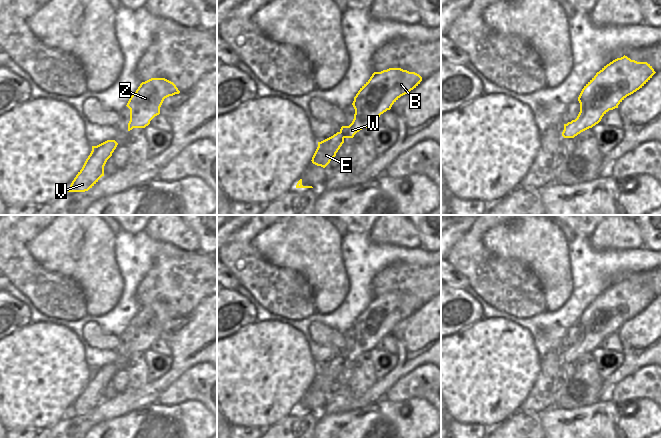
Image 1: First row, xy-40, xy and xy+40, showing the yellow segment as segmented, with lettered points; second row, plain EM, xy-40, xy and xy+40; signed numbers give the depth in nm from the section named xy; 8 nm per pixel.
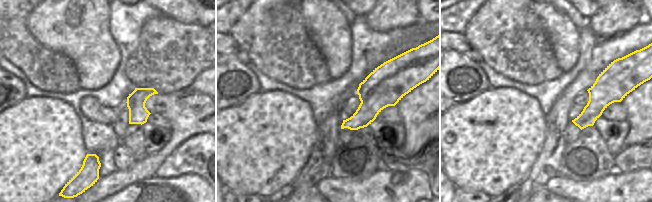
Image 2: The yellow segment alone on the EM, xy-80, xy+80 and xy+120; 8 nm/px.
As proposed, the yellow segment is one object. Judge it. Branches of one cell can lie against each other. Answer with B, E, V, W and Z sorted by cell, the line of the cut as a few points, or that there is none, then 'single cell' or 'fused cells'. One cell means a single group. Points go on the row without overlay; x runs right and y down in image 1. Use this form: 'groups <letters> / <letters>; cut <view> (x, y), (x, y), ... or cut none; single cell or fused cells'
groups B E V W Z; cut none; single cell

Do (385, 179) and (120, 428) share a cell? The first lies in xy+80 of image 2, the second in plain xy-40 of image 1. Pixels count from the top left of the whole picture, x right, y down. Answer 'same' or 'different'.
same

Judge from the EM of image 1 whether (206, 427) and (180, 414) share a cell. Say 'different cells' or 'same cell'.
same cell

